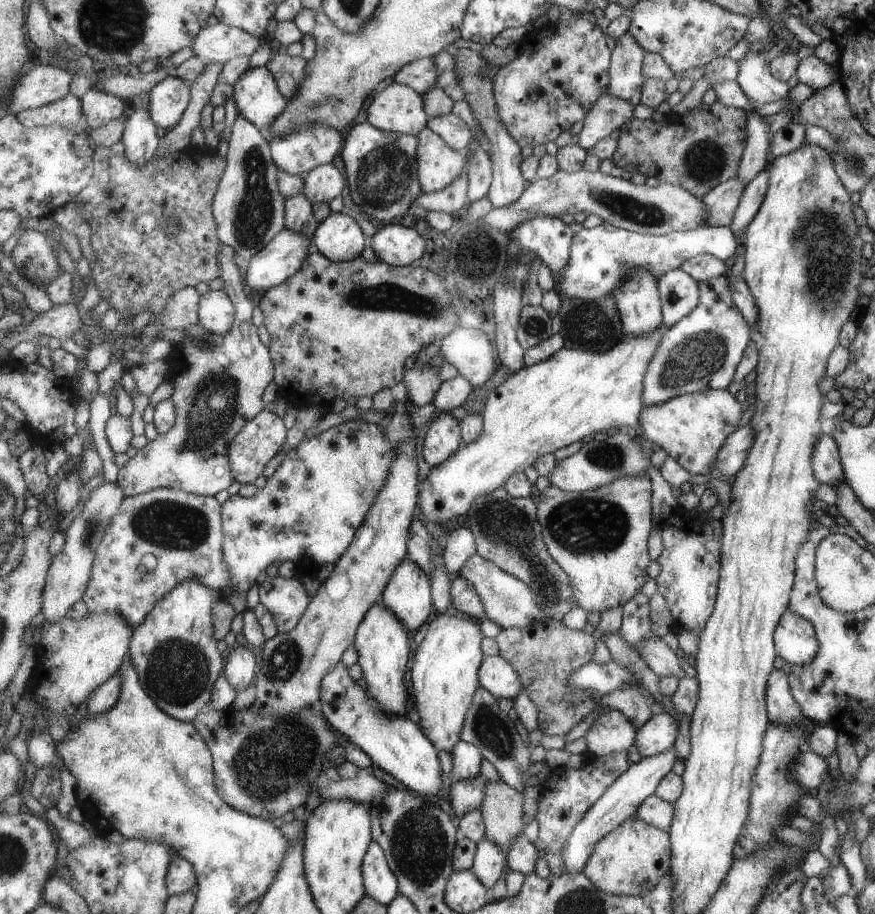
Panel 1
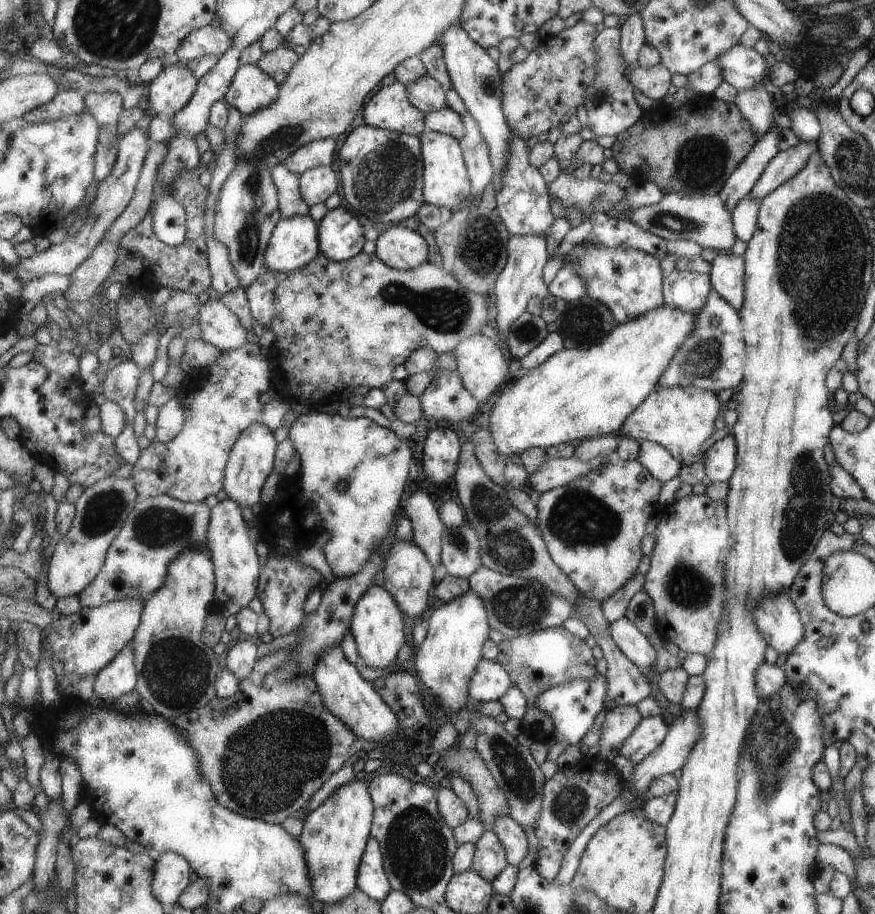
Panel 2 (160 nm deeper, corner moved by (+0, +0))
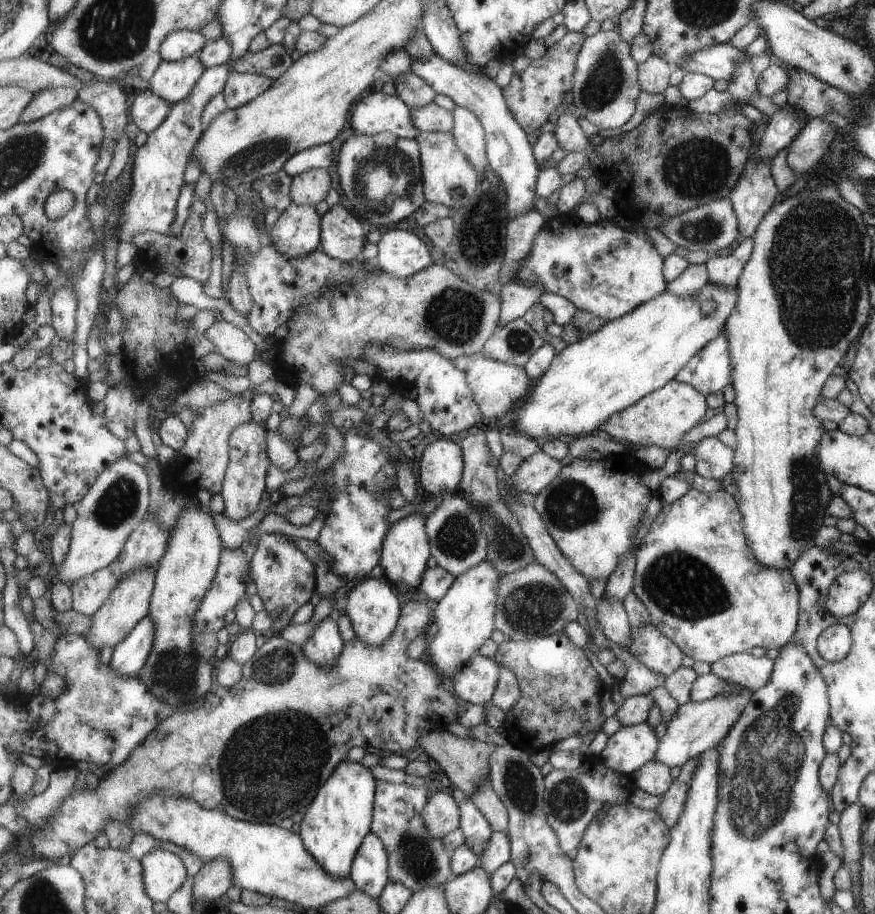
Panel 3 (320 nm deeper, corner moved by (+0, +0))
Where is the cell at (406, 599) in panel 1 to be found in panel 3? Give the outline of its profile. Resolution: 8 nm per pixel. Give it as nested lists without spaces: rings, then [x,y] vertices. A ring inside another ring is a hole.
[[[411,513],[393,523],[385,539],[380,566],[383,569],[384,579],[391,582],[398,591],[416,588],[419,590],[424,572],[428,569],[427,562],[432,555],[432,543],[426,524],[426,518],[422,514]]]

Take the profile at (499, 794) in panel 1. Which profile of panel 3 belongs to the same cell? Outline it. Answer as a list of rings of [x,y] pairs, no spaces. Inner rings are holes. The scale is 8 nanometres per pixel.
[[[431,729],[420,736],[419,746],[430,756],[433,765],[440,767],[451,780],[453,787],[458,787],[465,796],[473,794],[477,787],[490,778],[490,758],[496,749],[496,744],[471,739],[460,738],[447,731]]]

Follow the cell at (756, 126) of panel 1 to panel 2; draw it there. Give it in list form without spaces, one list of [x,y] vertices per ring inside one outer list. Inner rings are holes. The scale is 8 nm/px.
[[[757,83],[751,88],[738,90],[734,103],[739,107],[740,113],[751,123],[757,139],[773,126],[771,118],[775,114],[775,109],[762,84]]]

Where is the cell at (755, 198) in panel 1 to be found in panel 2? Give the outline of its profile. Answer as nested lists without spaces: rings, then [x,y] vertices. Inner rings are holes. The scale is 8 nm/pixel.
[[[798,141],[795,146],[779,151],[765,167],[758,181],[751,187],[751,197],[762,199],[786,180],[793,178],[806,163],[806,160],[818,150],[816,141]]]

